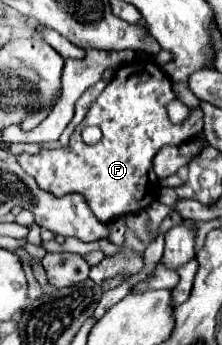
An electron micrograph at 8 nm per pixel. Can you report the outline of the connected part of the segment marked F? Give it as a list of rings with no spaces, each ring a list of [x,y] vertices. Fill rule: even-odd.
[[[154,60],[126,64],[92,102],[86,118],[70,136],[68,146],[58,150],[42,150],[36,156],[22,152],[16,162],[24,168],[24,172],[34,176],[42,190],[48,190],[56,196],[64,196],[68,192],[84,194],[94,215],[104,222],[146,210],[154,200],[158,200],[160,192],[160,184],[152,170],[154,154],[162,146],[180,146],[202,132],[204,114],[200,108],[190,108],[190,114],[182,124],[170,122],[166,106],[172,100],[176,100],[172,82]],[[88,124],[98,124],[104,134],[96,146],[86,146],[80,138],[80,132]]]

